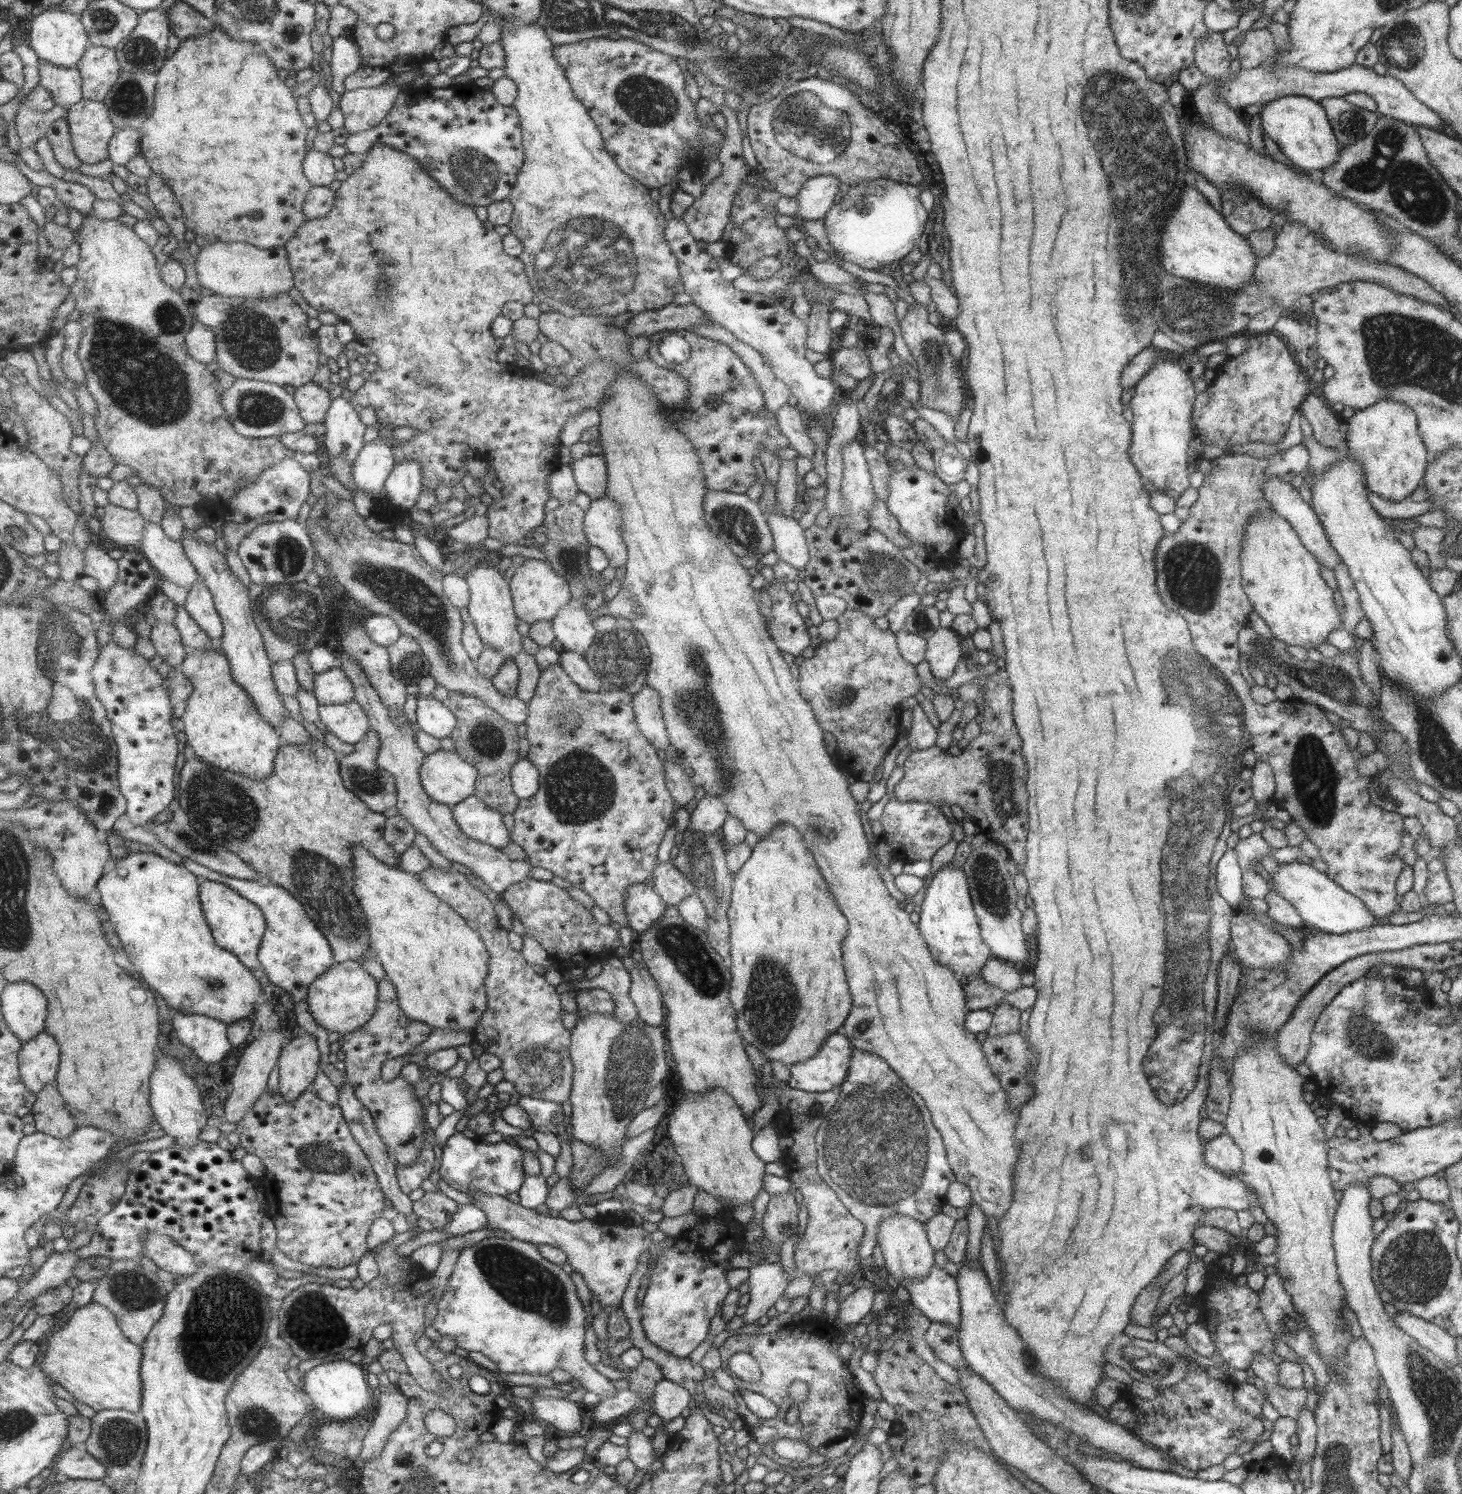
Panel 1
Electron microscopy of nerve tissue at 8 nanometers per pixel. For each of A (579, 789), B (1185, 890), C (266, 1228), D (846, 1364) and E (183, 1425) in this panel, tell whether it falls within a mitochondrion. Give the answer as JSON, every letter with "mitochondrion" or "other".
{"A":"mitochondrion","B":"mitochondrion","C":"other","D":"other","E":"other"}

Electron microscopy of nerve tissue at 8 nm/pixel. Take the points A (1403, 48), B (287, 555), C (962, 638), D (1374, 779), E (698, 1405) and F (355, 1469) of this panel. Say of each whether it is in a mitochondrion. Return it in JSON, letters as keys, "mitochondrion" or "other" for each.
{"A":"mitochondrion","B":"mitochondrion","C":"other","D":"other","E":"other","F":"other"}

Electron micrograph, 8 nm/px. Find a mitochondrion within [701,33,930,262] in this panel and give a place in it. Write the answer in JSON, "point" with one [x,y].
{"point":[798,136]}

